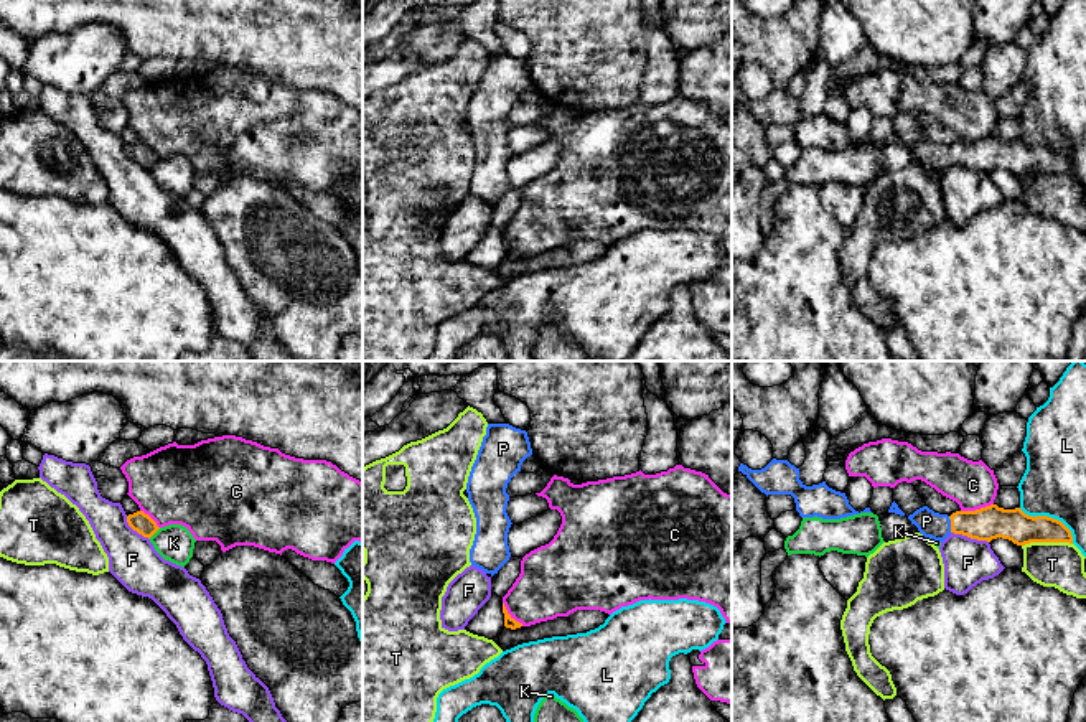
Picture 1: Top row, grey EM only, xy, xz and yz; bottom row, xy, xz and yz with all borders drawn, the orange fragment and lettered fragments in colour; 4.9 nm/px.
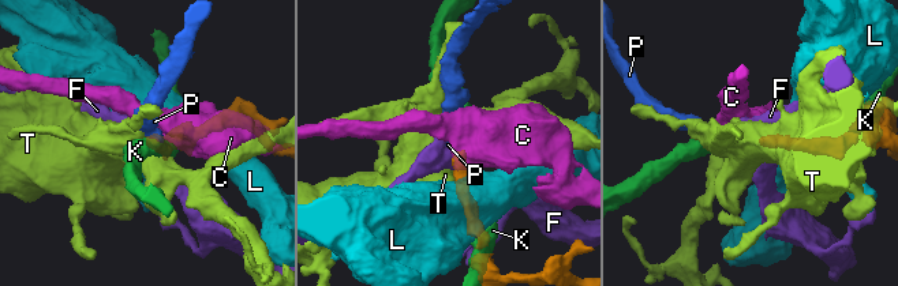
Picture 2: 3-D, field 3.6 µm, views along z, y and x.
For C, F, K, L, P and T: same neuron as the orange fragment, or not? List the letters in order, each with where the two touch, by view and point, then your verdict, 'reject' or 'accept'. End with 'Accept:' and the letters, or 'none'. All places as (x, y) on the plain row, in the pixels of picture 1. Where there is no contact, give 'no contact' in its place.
C: contact yz (976, 140); reject
F: contact yz (969, 167); reject
K: contact xy (154, 164); reject
L: contact yz (1050, 149); reject
P: contact yz (951, 155); accept
T: contact yz (1047, 172); reject
Accept: P

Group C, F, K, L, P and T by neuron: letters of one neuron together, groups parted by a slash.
C / F / K / L / P / T

